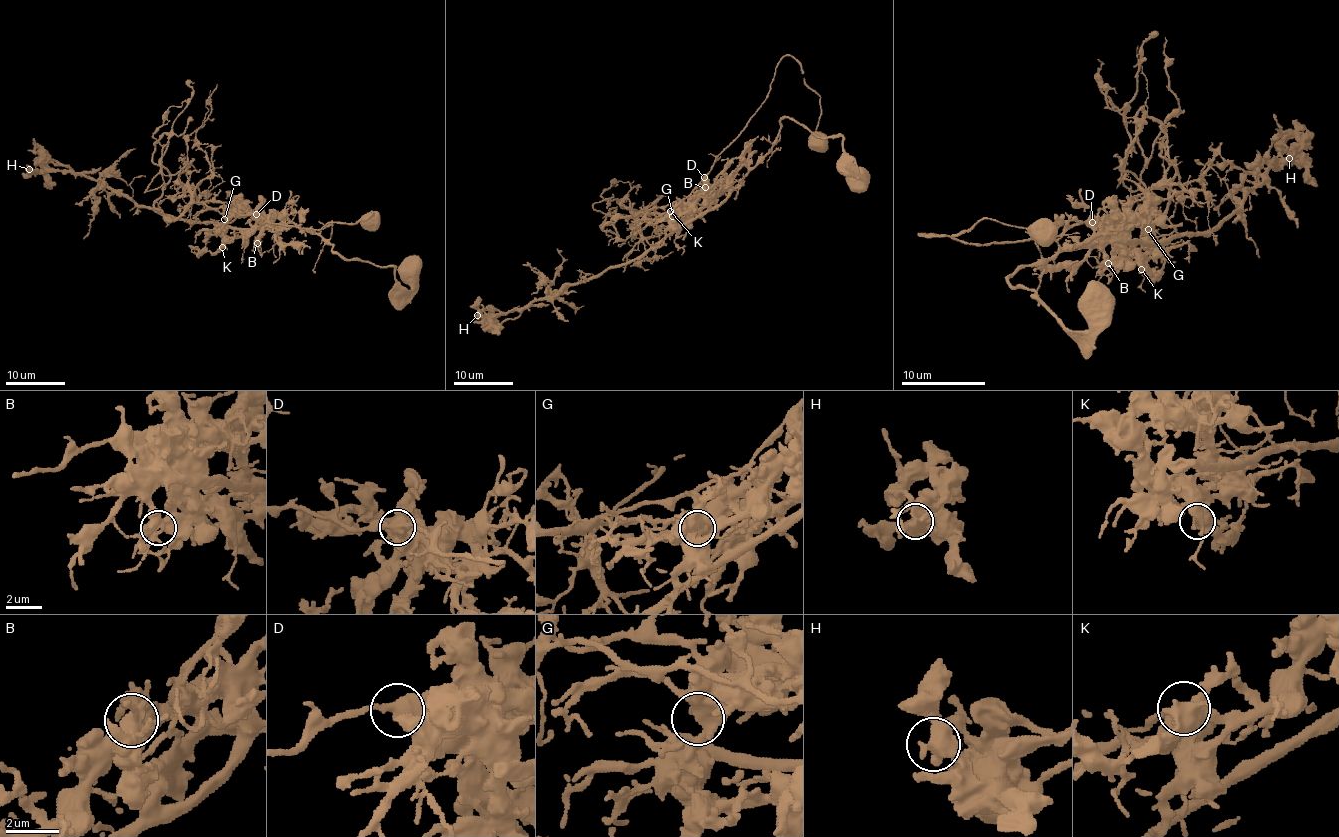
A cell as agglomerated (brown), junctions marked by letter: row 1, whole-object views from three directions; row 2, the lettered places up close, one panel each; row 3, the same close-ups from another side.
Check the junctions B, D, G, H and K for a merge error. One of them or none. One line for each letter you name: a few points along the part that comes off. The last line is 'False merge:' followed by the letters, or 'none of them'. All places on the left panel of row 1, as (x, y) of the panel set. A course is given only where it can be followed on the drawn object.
D: (256, 214), (196, 203), (185, 158), (176, 173), (159, 173), (145, 191), (162, 183), (161, 152), (193, 83)
False merge: D

